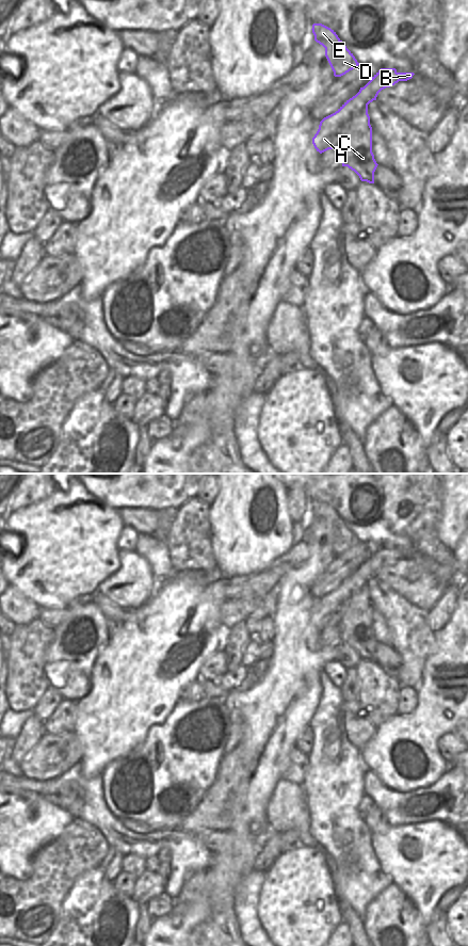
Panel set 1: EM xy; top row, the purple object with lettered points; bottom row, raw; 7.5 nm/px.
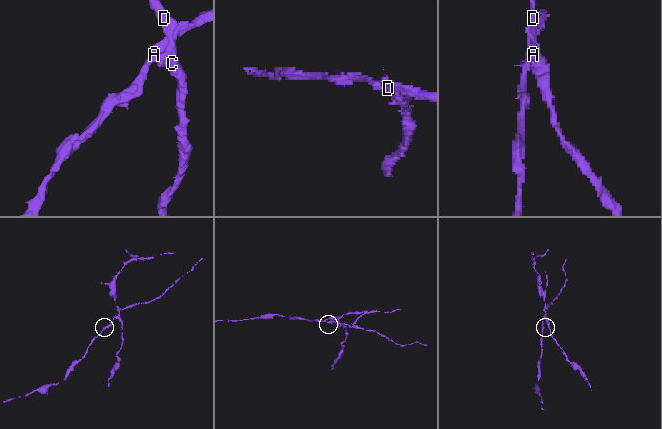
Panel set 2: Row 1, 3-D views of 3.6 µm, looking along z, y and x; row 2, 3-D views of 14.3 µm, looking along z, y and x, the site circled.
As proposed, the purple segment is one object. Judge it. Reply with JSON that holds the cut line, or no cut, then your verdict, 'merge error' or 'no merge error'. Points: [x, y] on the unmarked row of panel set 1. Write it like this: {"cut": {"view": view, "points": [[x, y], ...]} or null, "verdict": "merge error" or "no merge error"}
{"cut": {"view": "xy", "points": [[367, 582], [353, 596], [342, 620], [337, 625]]}, "verdict": "merge error"}

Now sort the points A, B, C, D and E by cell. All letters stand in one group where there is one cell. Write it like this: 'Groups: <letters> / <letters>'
Groups: A B / C D E

